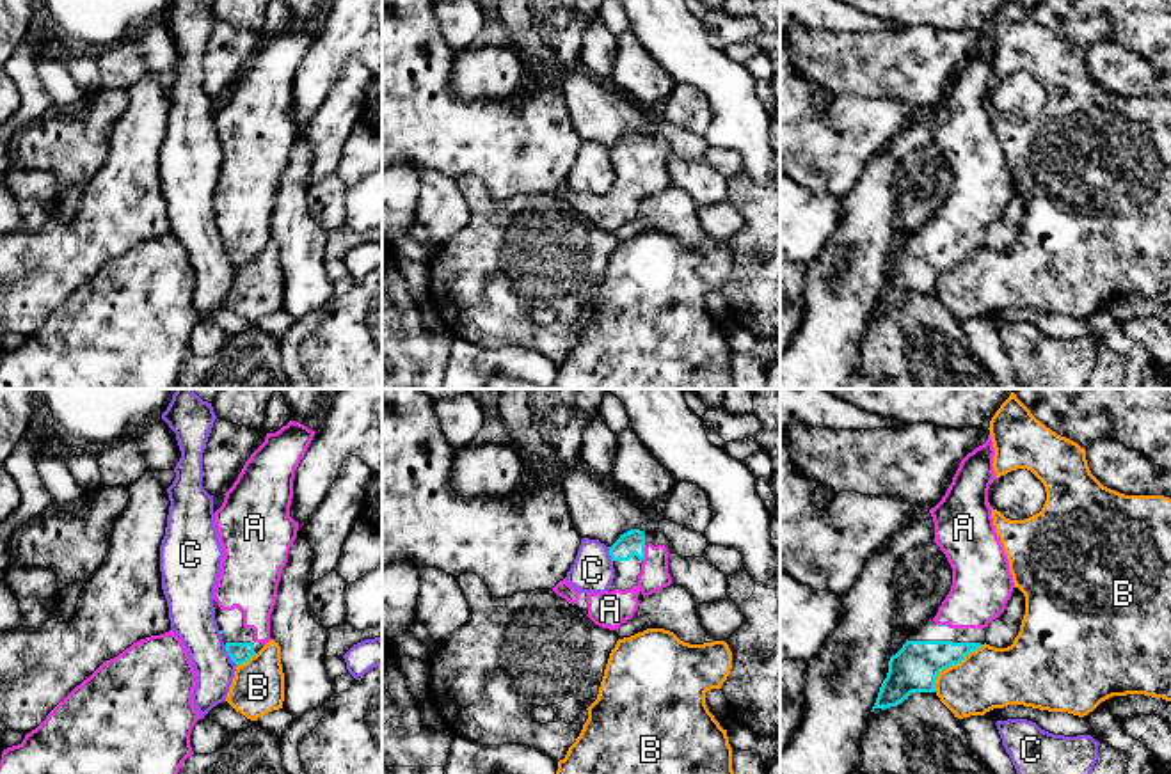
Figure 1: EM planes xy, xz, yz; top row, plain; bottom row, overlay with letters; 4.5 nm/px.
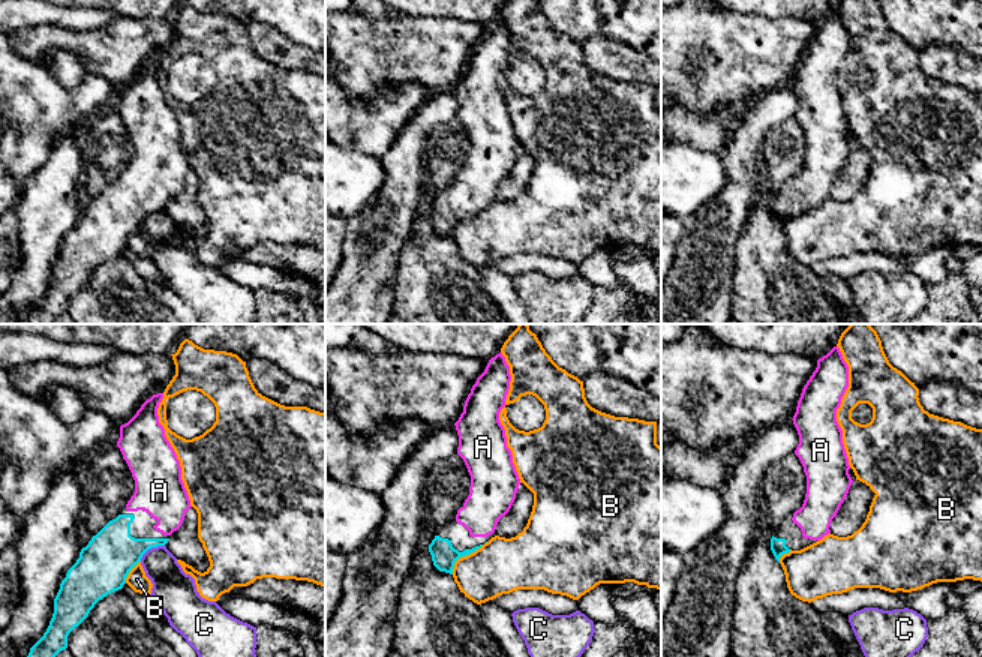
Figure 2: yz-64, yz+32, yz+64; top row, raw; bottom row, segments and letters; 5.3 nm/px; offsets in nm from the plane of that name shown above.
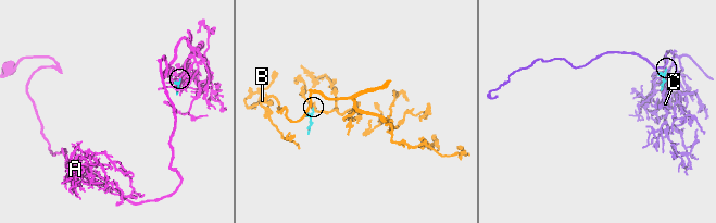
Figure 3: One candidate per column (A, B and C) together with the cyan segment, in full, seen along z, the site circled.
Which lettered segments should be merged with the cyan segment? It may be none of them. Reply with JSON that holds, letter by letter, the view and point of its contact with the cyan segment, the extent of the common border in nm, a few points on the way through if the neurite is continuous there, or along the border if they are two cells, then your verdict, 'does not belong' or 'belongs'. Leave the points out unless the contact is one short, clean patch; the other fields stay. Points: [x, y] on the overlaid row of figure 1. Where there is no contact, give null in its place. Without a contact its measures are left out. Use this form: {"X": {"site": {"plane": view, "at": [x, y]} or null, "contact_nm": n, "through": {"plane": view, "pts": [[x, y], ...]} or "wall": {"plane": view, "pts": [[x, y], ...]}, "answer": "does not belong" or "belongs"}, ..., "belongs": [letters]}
{"A": {"site": {"plane": "xz", "at": [644, 552]}, "contact_nm": 70, "answer": "belongs"}, "B": {"site": {"plane": "yz", "at": [951, 664]}, "contact_nm": 300, "wall": {"plane": "yz", "pts": [[983, 645], [944, 668], [937, 677], [935, 691]]}, "answer": "does not belong"}, "C": {"site": {"plane": "xy", "at": [230, 655]}, "contact_nm": 110, "wall": {"plane": "xy", "pts": [[224, 645], [224, 650], [237, 664]]}, "answer": "does not belong"}, "belongs": ["A"]}

